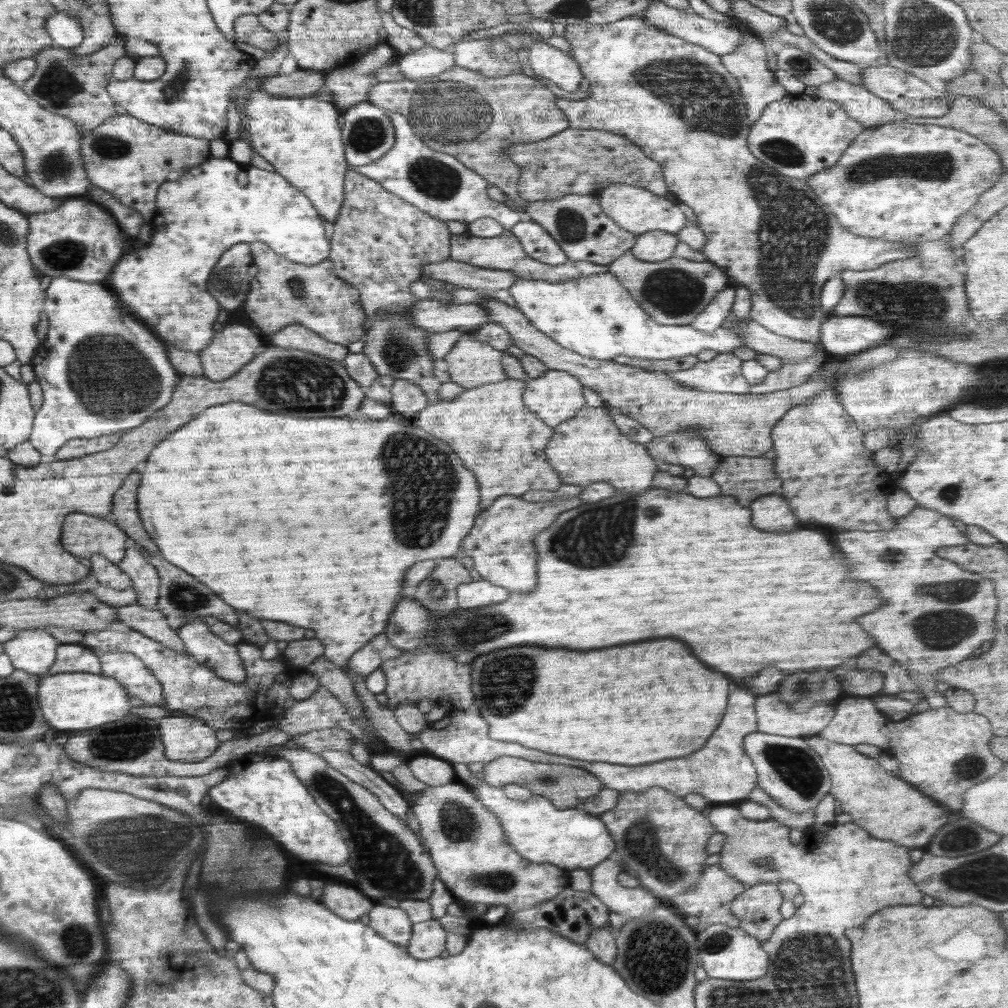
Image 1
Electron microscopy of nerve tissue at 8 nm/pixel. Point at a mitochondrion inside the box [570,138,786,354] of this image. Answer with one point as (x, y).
(673, 291)

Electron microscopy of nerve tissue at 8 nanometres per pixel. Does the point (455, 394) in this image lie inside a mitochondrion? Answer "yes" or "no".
no

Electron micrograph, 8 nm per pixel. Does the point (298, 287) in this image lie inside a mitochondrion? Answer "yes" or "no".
yes

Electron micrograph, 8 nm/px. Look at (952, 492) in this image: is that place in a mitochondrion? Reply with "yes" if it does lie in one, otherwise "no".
yes

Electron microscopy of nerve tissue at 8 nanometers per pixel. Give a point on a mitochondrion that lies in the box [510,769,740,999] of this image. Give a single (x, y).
(659, 956)

